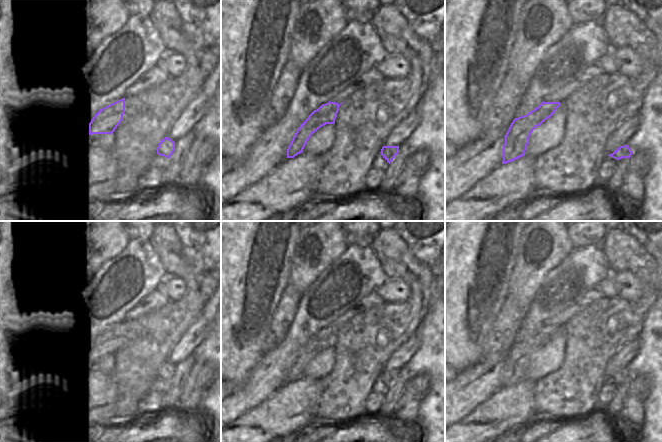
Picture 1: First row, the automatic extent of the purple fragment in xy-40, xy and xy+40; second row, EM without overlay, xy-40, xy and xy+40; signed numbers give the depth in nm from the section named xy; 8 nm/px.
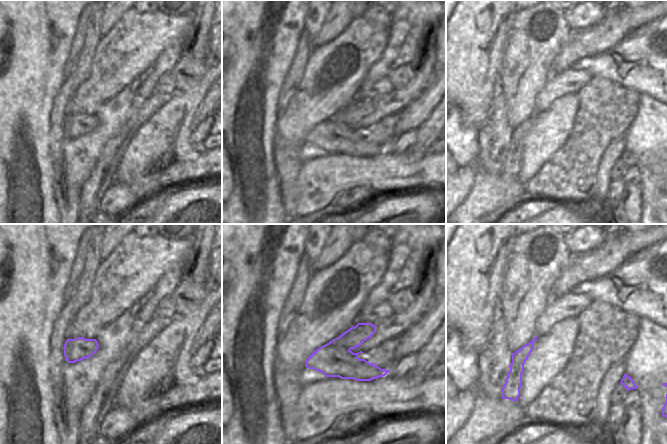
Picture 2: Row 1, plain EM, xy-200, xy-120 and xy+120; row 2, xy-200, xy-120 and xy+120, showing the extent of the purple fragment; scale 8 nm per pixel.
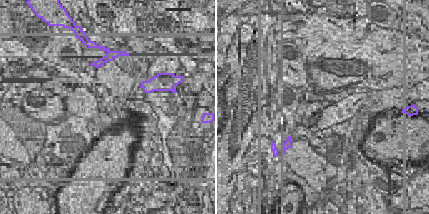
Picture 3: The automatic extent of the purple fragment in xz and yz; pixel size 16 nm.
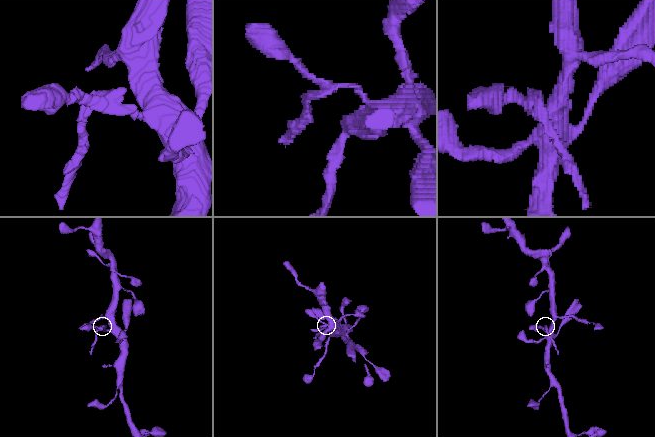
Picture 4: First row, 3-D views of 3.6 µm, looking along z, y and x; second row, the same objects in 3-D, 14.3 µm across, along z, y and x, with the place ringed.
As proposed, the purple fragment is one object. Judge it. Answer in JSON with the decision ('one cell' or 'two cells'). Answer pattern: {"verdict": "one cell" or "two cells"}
{"verdict": "two cells"}

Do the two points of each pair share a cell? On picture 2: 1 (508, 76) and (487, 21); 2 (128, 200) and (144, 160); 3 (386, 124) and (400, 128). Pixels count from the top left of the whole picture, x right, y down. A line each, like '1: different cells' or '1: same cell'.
1: different cells
2: different cells
3: different cells

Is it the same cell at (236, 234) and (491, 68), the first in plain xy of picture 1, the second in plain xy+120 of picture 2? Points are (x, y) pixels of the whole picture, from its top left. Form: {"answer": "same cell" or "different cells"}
{"answer": "same cell"}

